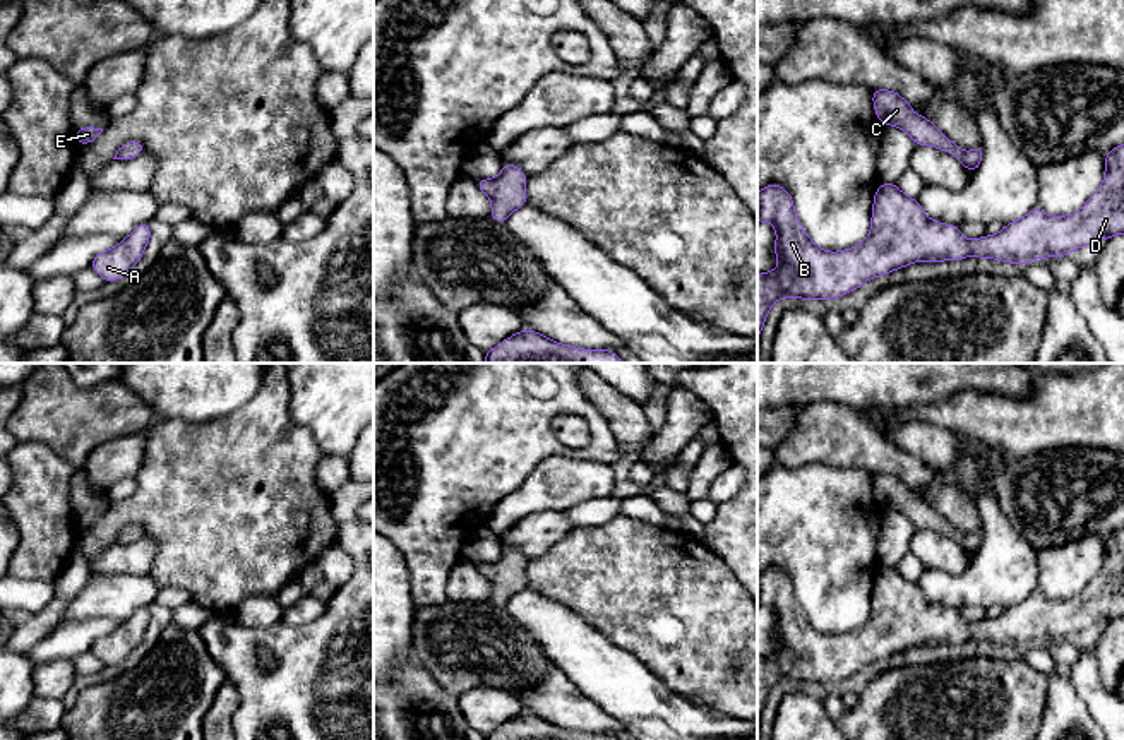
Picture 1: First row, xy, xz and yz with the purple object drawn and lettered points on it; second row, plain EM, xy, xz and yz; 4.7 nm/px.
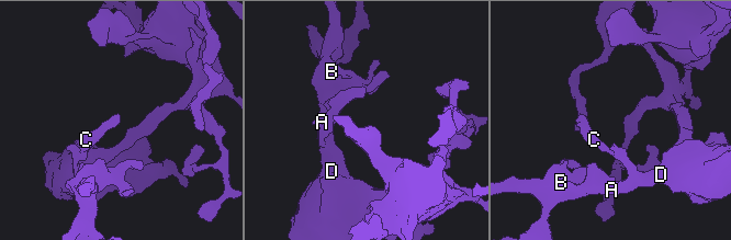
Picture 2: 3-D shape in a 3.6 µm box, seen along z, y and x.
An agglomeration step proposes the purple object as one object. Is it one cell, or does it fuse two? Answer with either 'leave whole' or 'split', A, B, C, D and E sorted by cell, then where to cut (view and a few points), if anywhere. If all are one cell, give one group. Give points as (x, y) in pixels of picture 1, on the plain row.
leave whole; A B C D E; no cut

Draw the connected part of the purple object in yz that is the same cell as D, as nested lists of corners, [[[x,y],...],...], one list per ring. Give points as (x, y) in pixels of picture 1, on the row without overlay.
[[[1124,528],[1105,538],[1103,567],[1078,596],[1054,601],[1037,591],[1021,603],[1007,606],[997,618],[977,624],[966,624],[953,608],[929,603],[920,586],[906,581],[896,567],[879,567],[874,579],[870,617],[860,629],[848,634],[826,636],[819,632],[797,603],[792,579],[776,567],[766,569],[757,577],[757,605],[774,610],[774,639],[780,644],[774,654],[757,658],[759,723],[771,689],[781,682],[838,682],[872,661],[920,644],[941,646],[977,639],[1025,649],[1031,642],[1067,641],[1076,632],[1124,617]]]

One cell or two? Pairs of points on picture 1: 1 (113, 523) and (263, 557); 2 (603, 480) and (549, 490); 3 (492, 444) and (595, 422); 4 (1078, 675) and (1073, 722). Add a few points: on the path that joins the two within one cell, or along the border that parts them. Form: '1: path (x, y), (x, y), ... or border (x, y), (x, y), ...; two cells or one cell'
1: path (151, 514), (220, 514), (225, 519); one cell
2: path (590, 480), (562, 482); one cell
3: path (518, 418), (532, 405), (569, 405); one cell
4: border (1068, 677), (1095, 722); two cells

